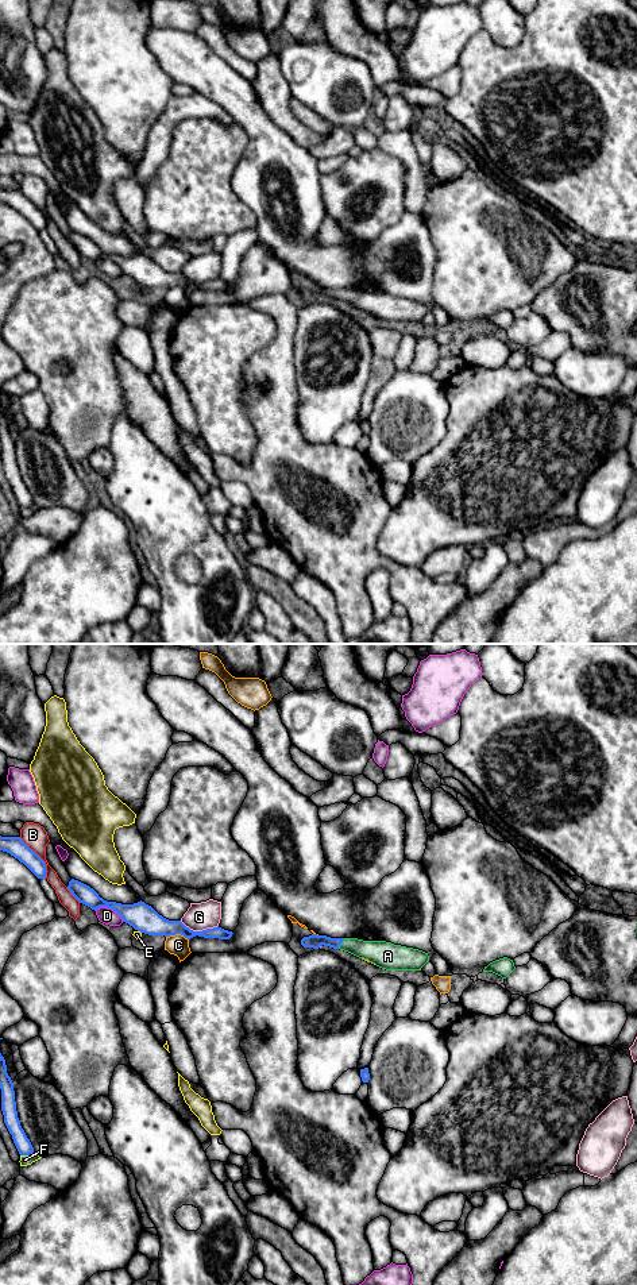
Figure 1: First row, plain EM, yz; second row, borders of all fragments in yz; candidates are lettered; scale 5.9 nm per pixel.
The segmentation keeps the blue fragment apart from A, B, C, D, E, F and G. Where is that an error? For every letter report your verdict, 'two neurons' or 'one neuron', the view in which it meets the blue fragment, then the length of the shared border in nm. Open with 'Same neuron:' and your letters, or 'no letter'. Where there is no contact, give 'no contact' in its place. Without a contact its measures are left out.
Same neuron: A
A: one neuron | yz | 80 nm
B: two neurons | yz | 300 nm
C: two neurons | yz | 140 nm
D: two neurons | yz | 190 nm
E: two neurons | yz | 30 nm
F: two neurons | yz | 90 nm
G: two neurons | yz | 240 nm

